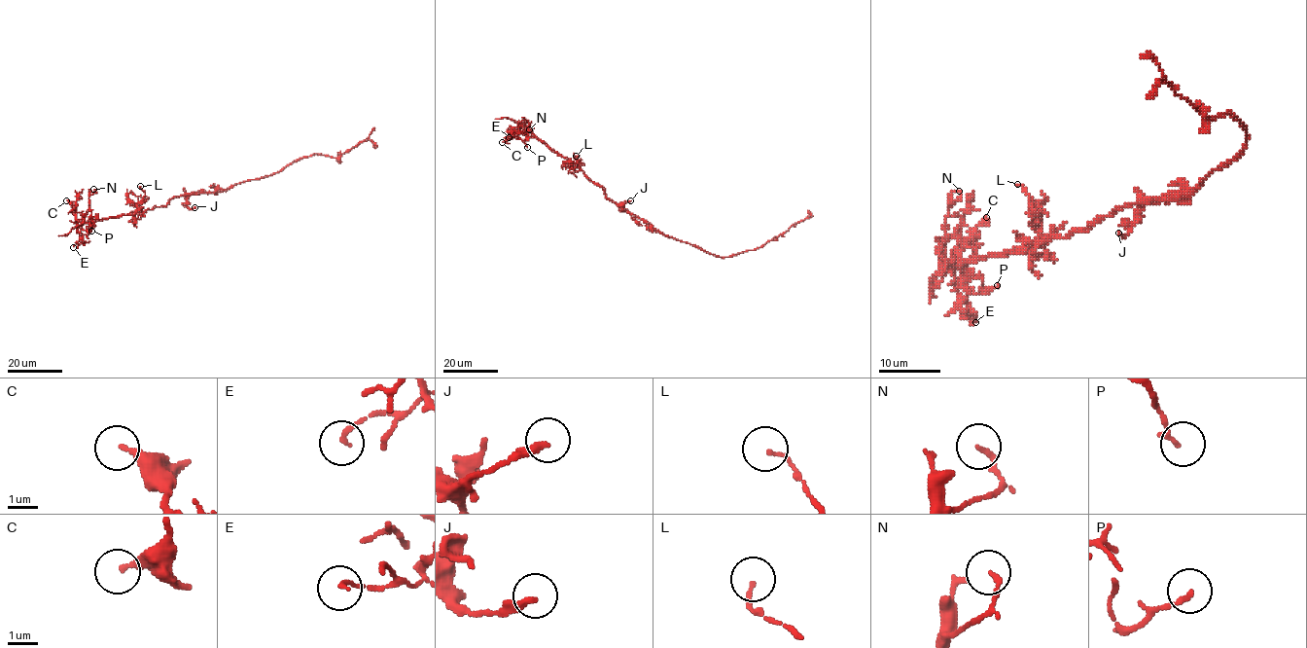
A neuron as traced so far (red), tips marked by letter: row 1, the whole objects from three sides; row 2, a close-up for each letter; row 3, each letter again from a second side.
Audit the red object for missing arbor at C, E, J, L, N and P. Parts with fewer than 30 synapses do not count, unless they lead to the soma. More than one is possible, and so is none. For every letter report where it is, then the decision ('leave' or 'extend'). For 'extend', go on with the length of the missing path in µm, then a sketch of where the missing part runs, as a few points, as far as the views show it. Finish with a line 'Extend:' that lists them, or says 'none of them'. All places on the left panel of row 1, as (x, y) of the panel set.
C: place (66, 200); leave
E: place (73, 247); leave
J: place (194, 207); leave
L: place (140, 186); leave
N: place (93, 189); leave
P: place (91, 231); leave
Extend: none of them

